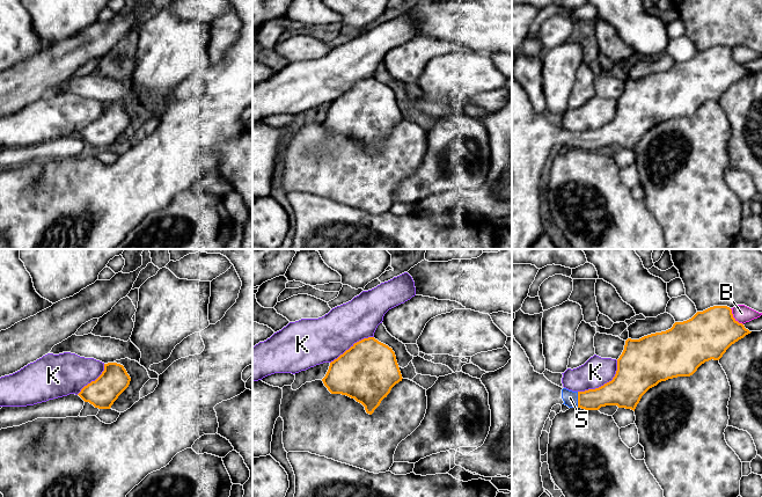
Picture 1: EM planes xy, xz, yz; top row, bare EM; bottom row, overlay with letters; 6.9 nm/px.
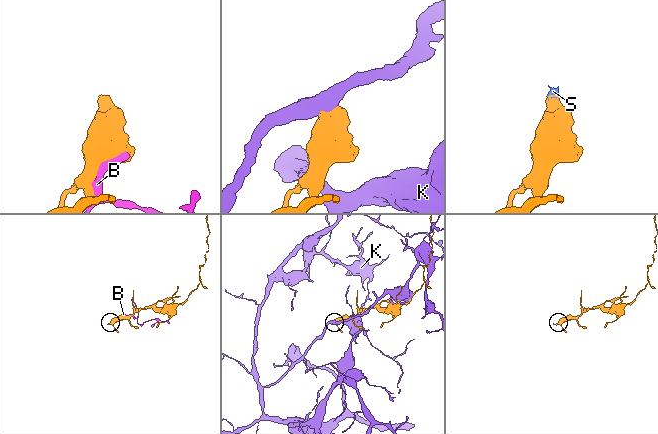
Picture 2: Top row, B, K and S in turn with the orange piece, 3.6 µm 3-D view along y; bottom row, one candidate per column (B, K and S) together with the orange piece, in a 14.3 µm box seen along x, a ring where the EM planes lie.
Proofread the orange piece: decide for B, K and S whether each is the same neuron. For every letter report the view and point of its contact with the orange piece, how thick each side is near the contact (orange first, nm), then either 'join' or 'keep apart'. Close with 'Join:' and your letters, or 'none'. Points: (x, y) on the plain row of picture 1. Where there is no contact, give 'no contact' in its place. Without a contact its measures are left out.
B: yz (733, 58) | 320/120 nm | keep apart
K: yz (605, 124) | 280/200 nm | keep apart
S: yz (578, 139) | 170/100 nm | join
Join: S

